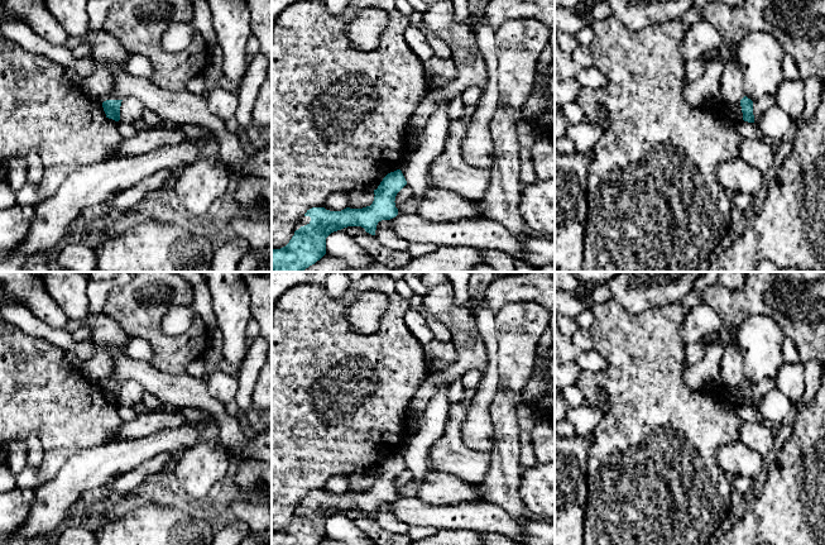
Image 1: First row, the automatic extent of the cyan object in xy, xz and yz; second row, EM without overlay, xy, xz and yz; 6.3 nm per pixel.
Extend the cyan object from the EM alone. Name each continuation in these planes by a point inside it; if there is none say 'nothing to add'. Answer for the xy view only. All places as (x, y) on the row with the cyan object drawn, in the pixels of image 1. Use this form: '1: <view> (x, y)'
nothing to add

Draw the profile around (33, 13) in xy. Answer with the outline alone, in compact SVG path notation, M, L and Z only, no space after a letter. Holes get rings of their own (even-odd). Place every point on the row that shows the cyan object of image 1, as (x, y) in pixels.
M3 0L4 6L13 11L24 24L44 40L66 46L69 35L51 14L43 0Z

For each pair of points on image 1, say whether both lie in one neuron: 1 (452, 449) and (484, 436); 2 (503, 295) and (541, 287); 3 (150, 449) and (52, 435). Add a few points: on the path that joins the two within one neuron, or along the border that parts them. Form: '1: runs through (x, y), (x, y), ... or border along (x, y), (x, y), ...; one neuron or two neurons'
1: border along (466, 414), (461, 439), (470, 448), (490, 452); two neurons
2: runs through (512, 288), (532, 288); one neuron
3: border along (105, 443), (97, 447), (82, 448), (77, 452); two neurons

